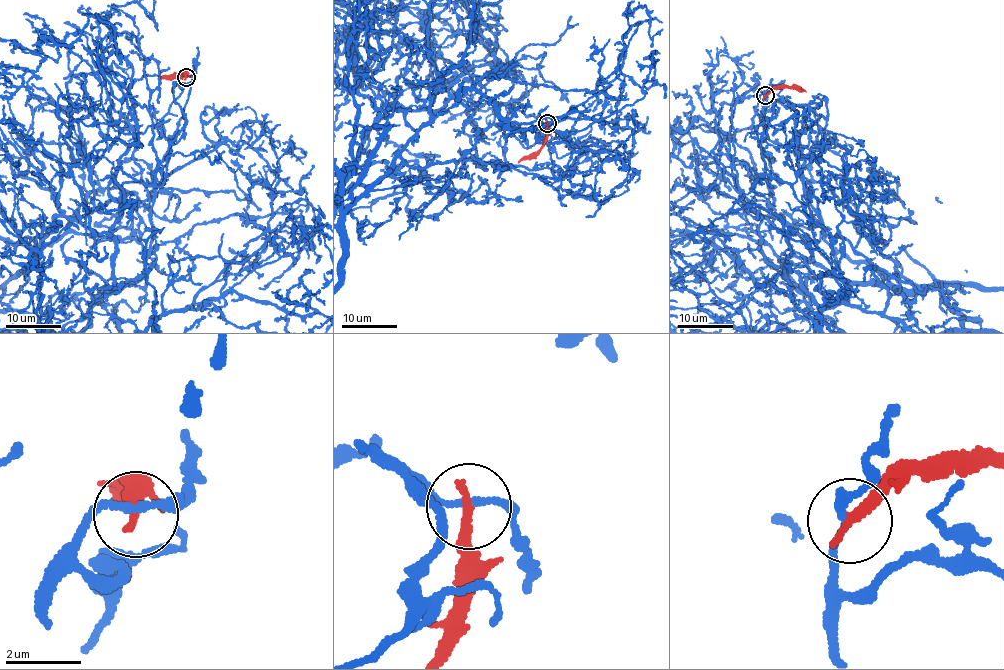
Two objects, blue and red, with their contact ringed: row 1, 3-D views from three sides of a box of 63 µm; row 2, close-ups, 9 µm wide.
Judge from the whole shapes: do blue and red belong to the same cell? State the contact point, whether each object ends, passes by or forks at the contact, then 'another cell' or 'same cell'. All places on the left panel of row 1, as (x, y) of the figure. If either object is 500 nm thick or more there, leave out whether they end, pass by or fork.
(186, 77) | blue passes by | red ends | another cell

